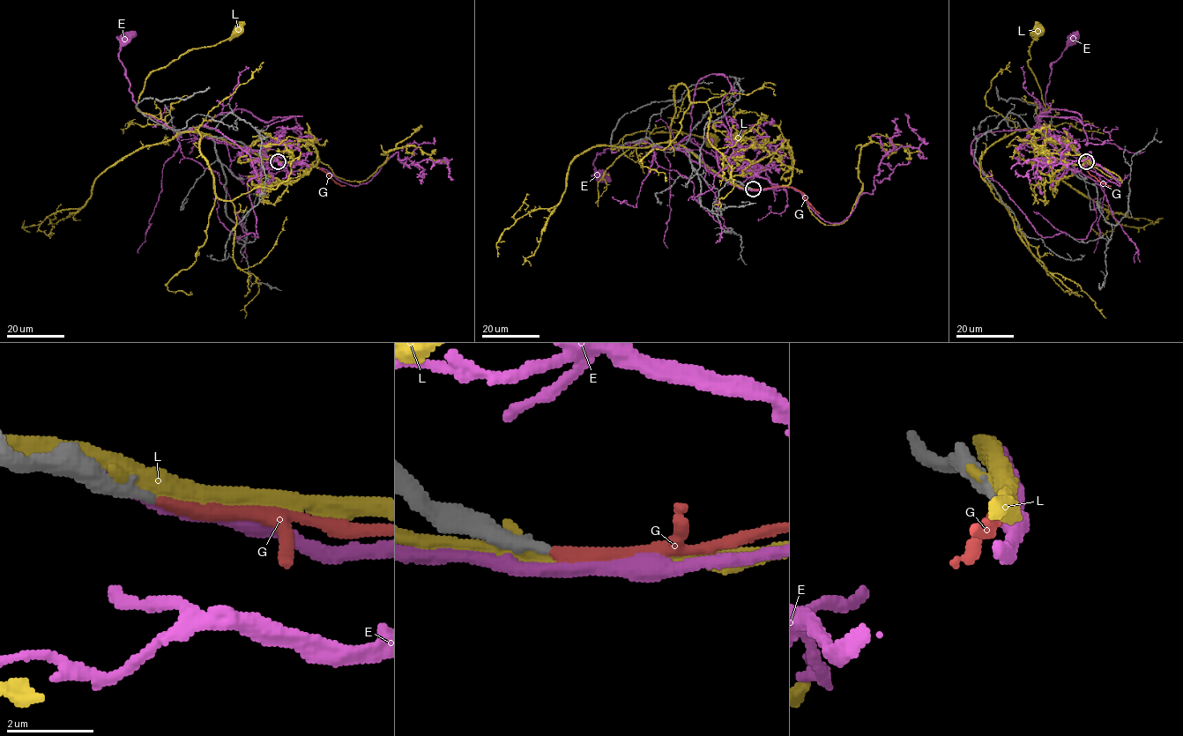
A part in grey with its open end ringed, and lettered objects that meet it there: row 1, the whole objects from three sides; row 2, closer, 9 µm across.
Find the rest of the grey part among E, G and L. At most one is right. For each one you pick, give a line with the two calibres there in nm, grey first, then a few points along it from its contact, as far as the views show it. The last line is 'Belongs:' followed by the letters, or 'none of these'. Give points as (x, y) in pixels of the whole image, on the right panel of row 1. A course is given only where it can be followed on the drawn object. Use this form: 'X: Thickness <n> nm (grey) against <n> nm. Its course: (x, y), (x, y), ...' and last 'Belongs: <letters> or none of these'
G: Thickness 280 nm (grey) against 280 nm. Its course: (1086, 162), (1082, 166), (1091, 175), (1111, 186)
Belongs: G

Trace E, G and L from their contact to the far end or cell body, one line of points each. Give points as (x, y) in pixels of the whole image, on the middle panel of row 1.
E: (750, 189), (727, 182), (684, 152), (643, 141), (598, 153), (593, 164), (599, 176)
G: (752, 189), (792, 186), (799, 190), (820, 214)
L: (750, 189), (732, 185), (673, 143), (629, 141), (611, 148), (626, 135), (641, 131), (690, 133), (712, 141)

